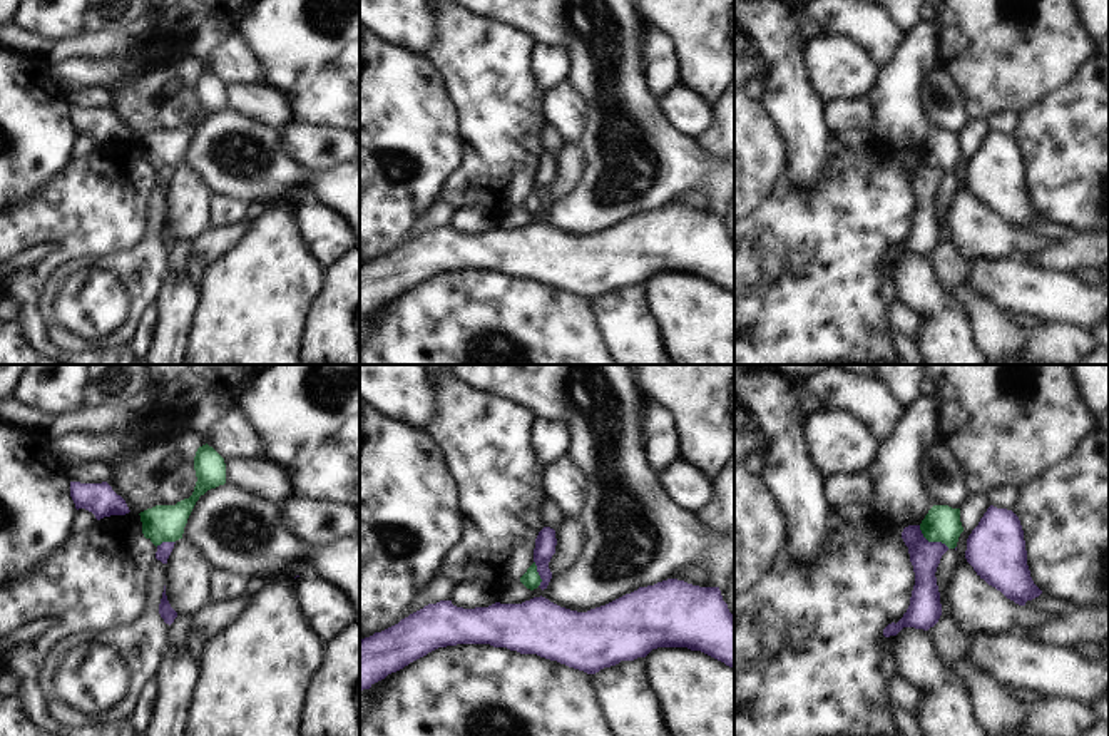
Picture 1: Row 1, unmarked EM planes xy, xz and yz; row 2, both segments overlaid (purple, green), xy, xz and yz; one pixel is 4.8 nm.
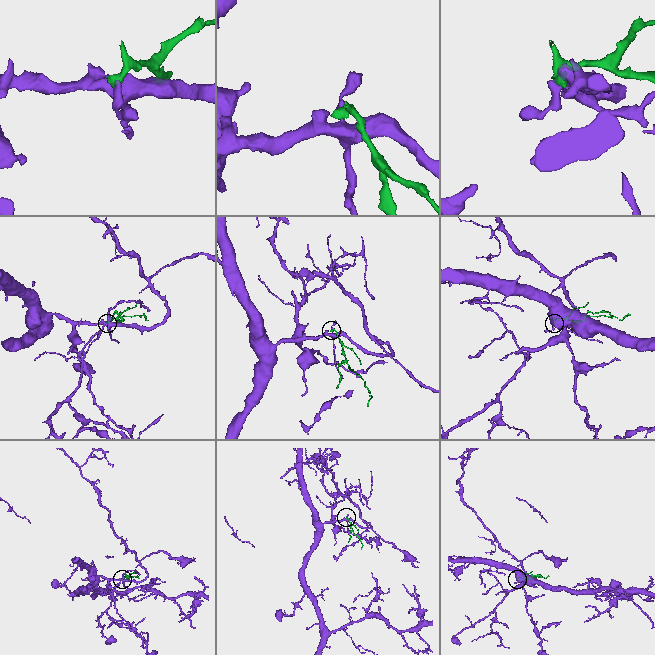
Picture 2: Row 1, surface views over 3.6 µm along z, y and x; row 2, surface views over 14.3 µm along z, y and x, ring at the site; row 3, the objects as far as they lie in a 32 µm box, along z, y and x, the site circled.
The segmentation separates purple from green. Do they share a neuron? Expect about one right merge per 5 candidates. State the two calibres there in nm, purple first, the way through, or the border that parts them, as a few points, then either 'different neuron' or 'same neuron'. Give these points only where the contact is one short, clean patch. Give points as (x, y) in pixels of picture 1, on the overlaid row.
calibres 150 and 180 nm; border yz (919, 526), (929, 541), (940, 541), (949, 547); different neuron

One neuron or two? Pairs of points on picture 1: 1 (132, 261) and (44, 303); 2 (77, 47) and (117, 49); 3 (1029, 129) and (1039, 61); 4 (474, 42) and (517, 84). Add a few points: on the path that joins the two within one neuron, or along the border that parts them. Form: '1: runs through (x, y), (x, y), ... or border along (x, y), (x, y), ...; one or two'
1: runs through (111, 283), (91, 303), (66, 303); one
2: runs through (87, 47), (107, 47); one
3: border along (1066, 84), (1019, 114); two
4: runs through (484, 52), (507, 76); one

